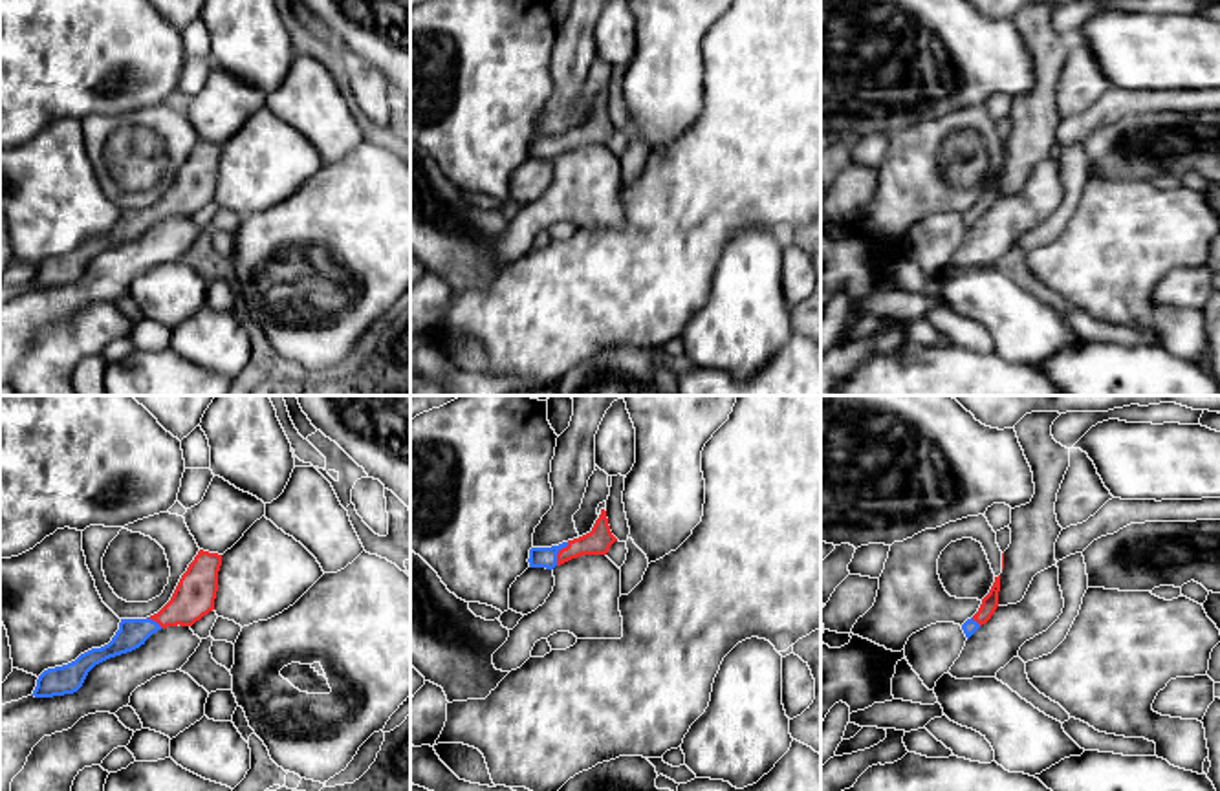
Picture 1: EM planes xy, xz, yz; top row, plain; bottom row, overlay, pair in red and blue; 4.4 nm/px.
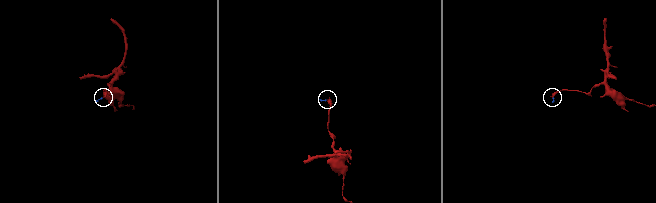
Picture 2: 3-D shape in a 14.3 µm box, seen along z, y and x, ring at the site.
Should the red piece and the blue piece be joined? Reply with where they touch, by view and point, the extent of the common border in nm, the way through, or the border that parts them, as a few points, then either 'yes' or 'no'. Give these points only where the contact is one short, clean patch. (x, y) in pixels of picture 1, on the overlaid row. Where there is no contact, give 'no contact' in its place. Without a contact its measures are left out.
xz (557, 553) | 120 nm | across xz (599, 539), (557, 553), (539, 557) | yes

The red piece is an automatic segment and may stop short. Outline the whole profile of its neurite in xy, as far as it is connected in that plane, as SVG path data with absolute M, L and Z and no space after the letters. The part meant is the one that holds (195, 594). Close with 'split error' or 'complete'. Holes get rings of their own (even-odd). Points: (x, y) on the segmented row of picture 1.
M200 549L181 575L170 601L147 619L121 619L112 641L81 654L75 661L44 670L31 696L53 698L77 692L88 672L115 656L132 652L167 626L192 626L214 610L222 555Z; split error

